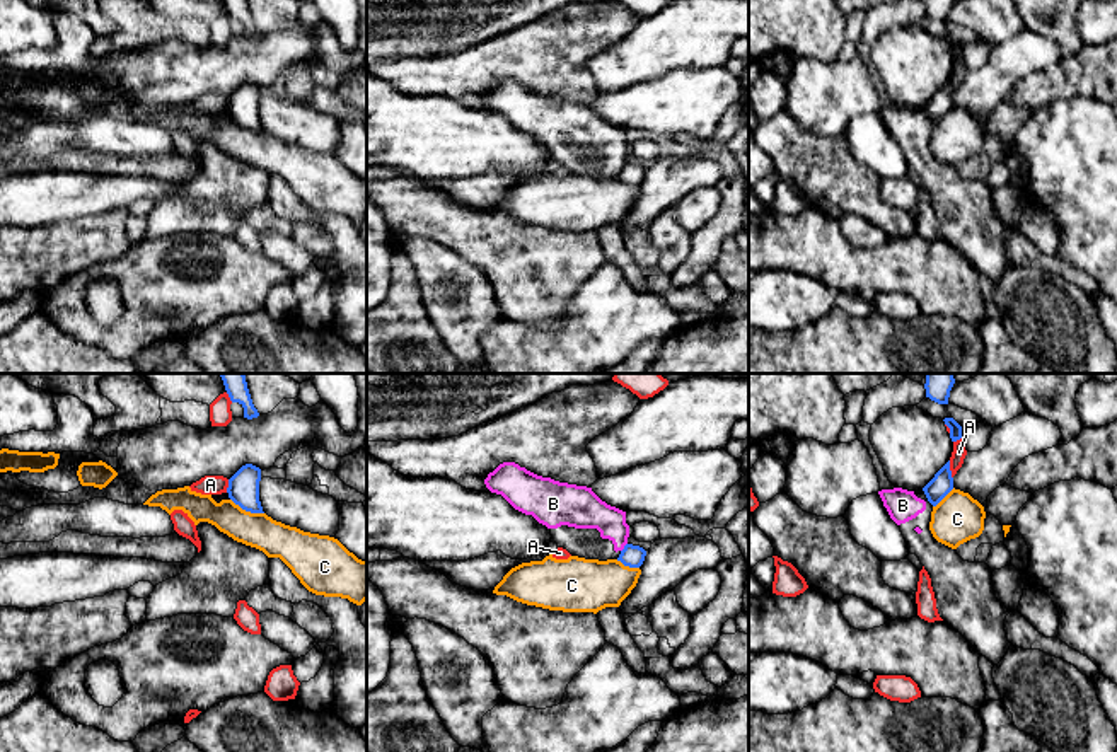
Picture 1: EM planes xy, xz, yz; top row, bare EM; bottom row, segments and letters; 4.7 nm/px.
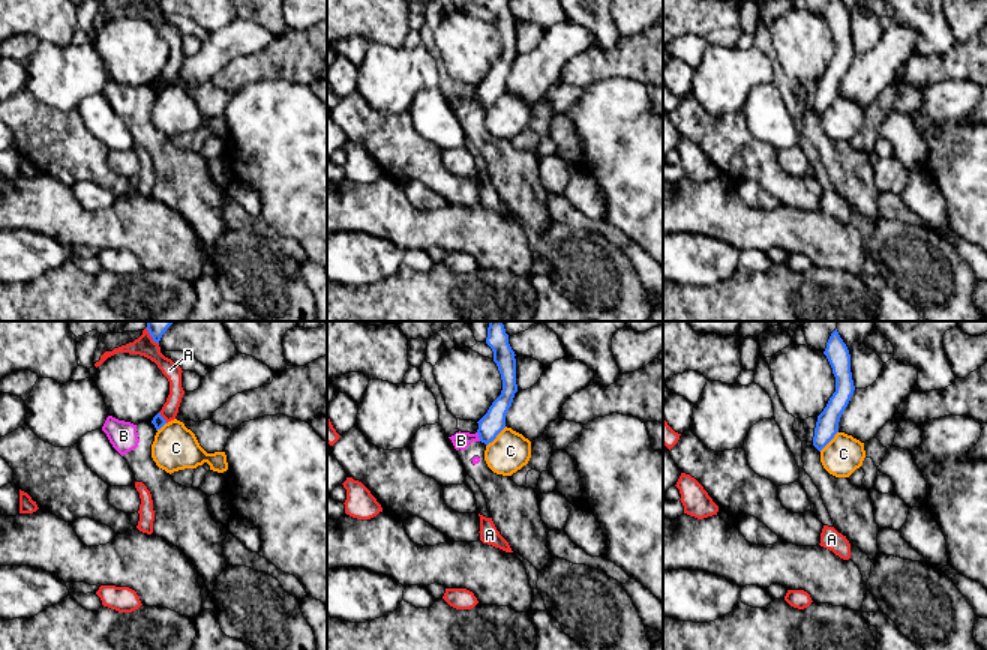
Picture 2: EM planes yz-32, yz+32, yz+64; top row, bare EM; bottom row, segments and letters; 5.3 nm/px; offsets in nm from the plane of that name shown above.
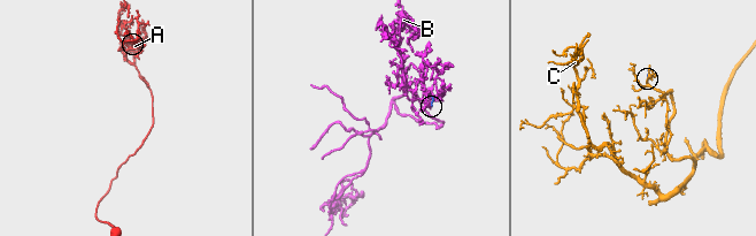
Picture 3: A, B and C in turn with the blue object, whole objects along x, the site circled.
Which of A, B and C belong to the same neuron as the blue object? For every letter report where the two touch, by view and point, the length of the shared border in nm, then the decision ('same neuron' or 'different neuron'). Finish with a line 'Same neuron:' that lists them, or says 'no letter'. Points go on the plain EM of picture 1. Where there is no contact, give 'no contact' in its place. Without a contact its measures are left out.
A: yz (949, 87) | 90 nm | different neuron
B: xz (625, 166) | 50 nm | different neuron
C: xy (248, 128) | 180 nm | different neuron
Same neuron: no letter

